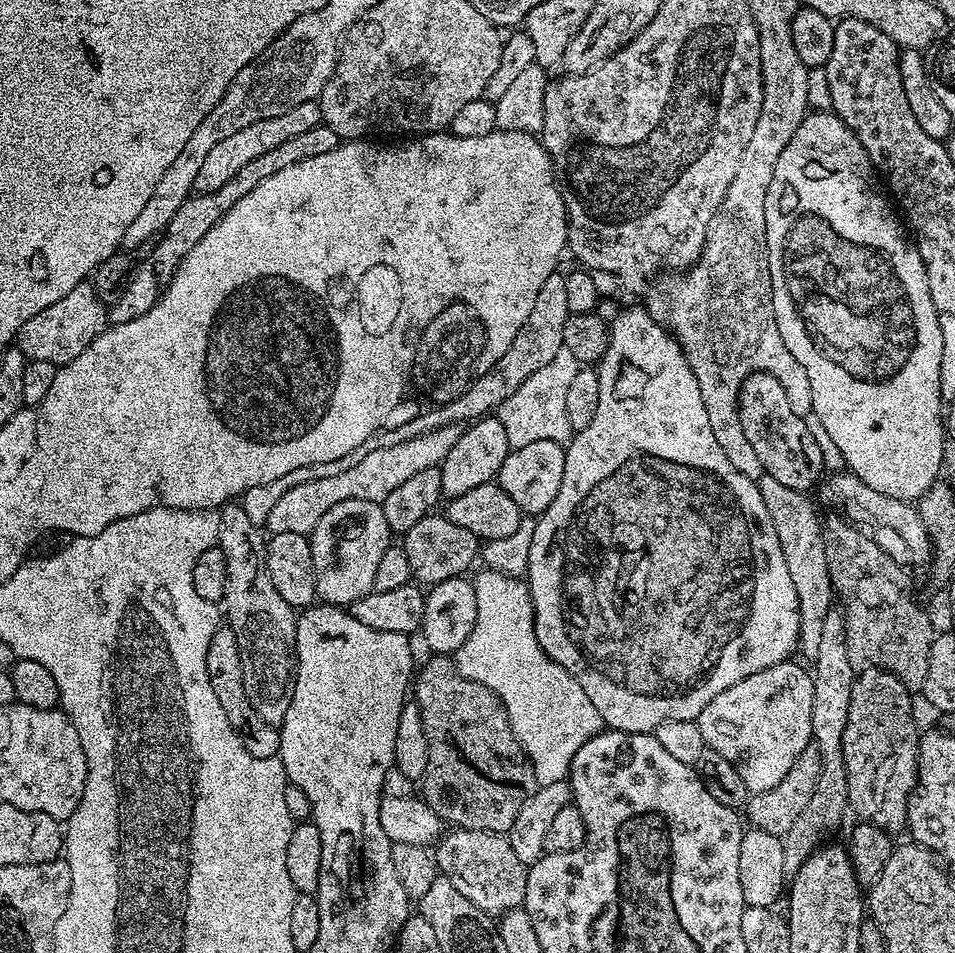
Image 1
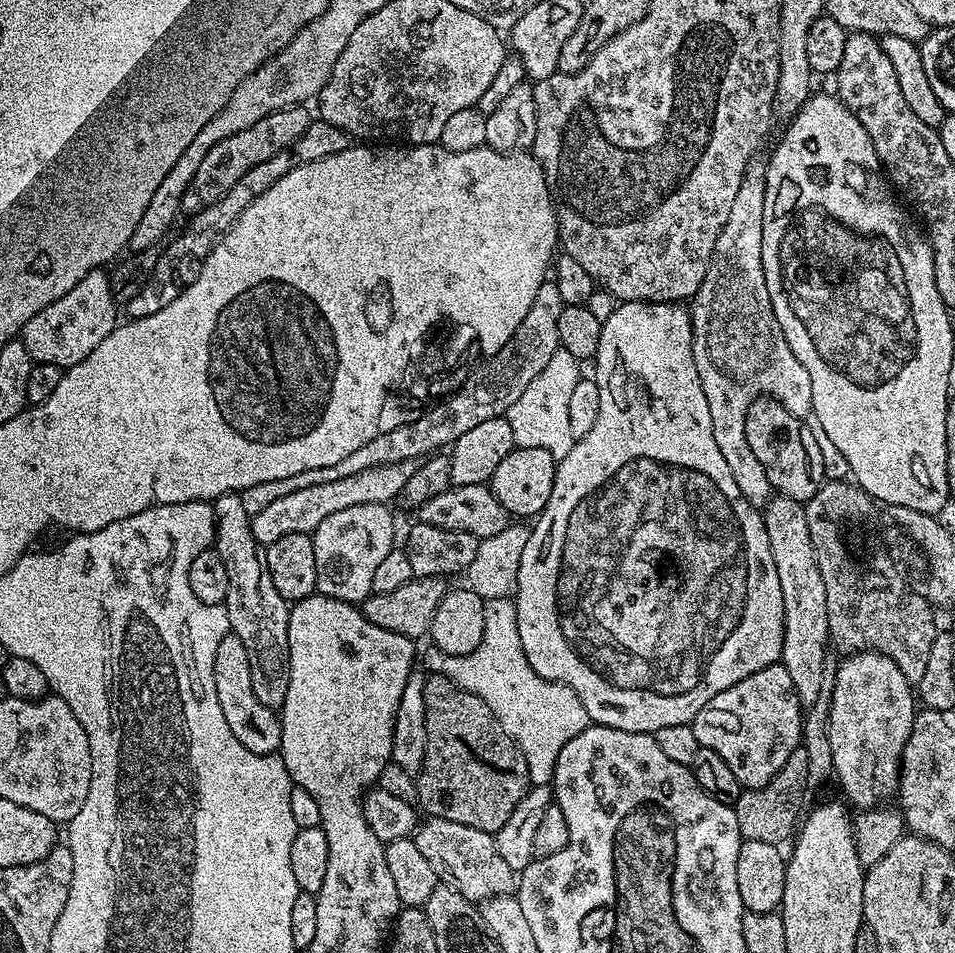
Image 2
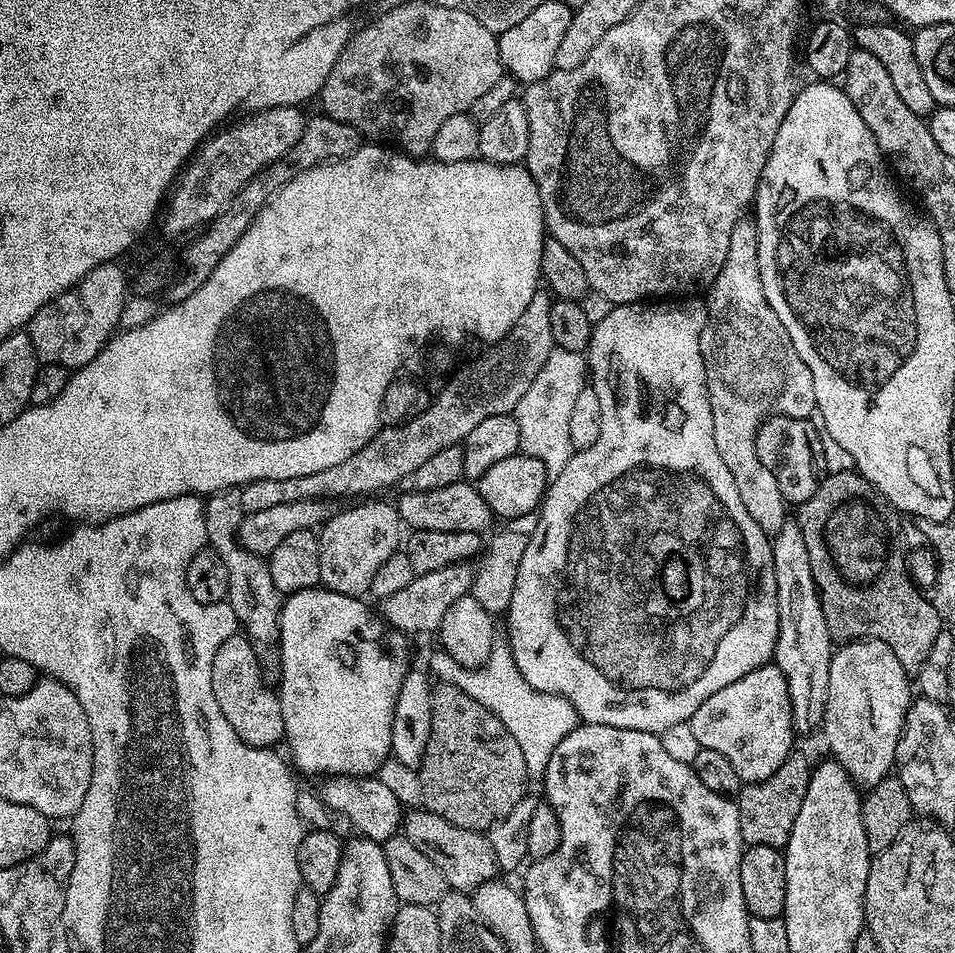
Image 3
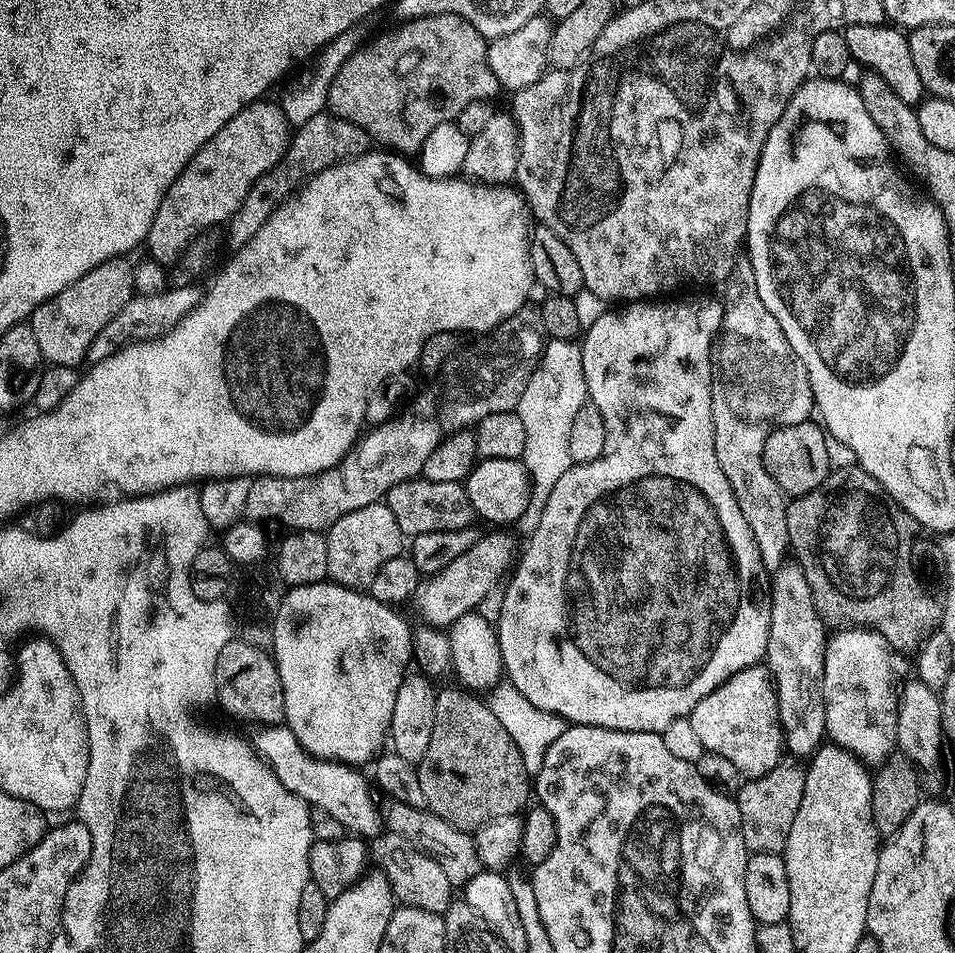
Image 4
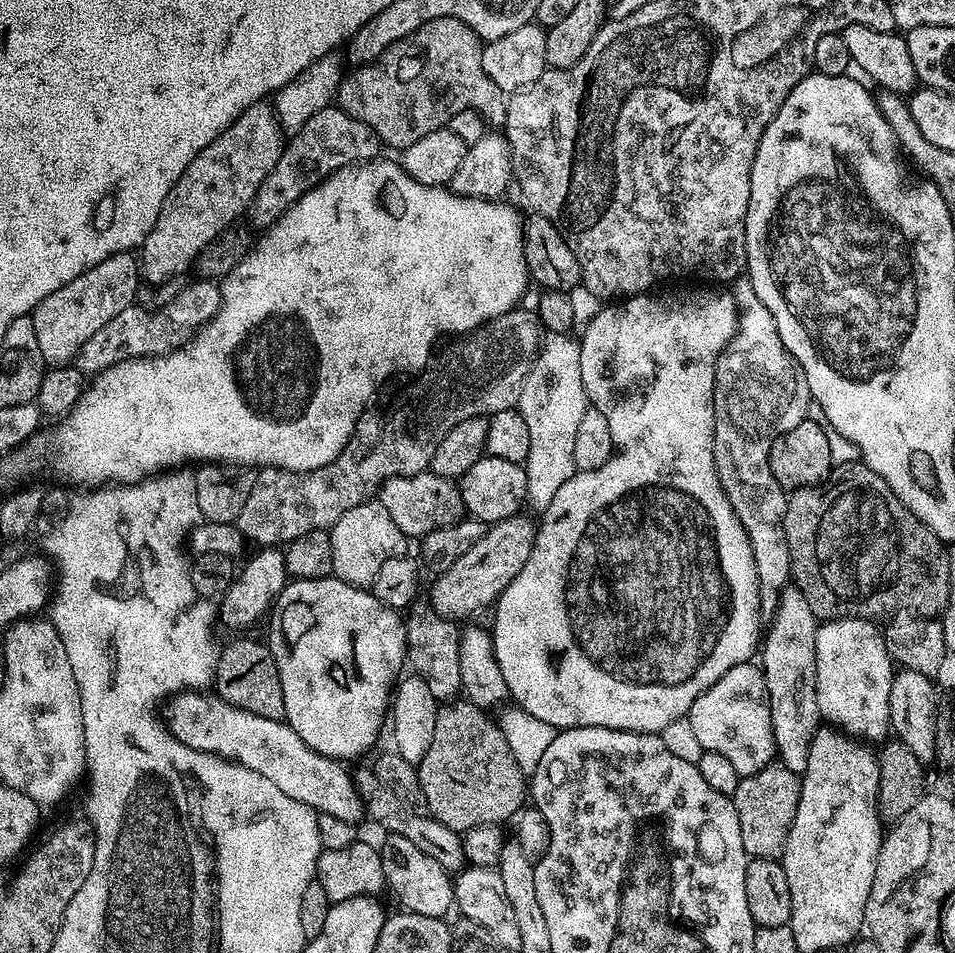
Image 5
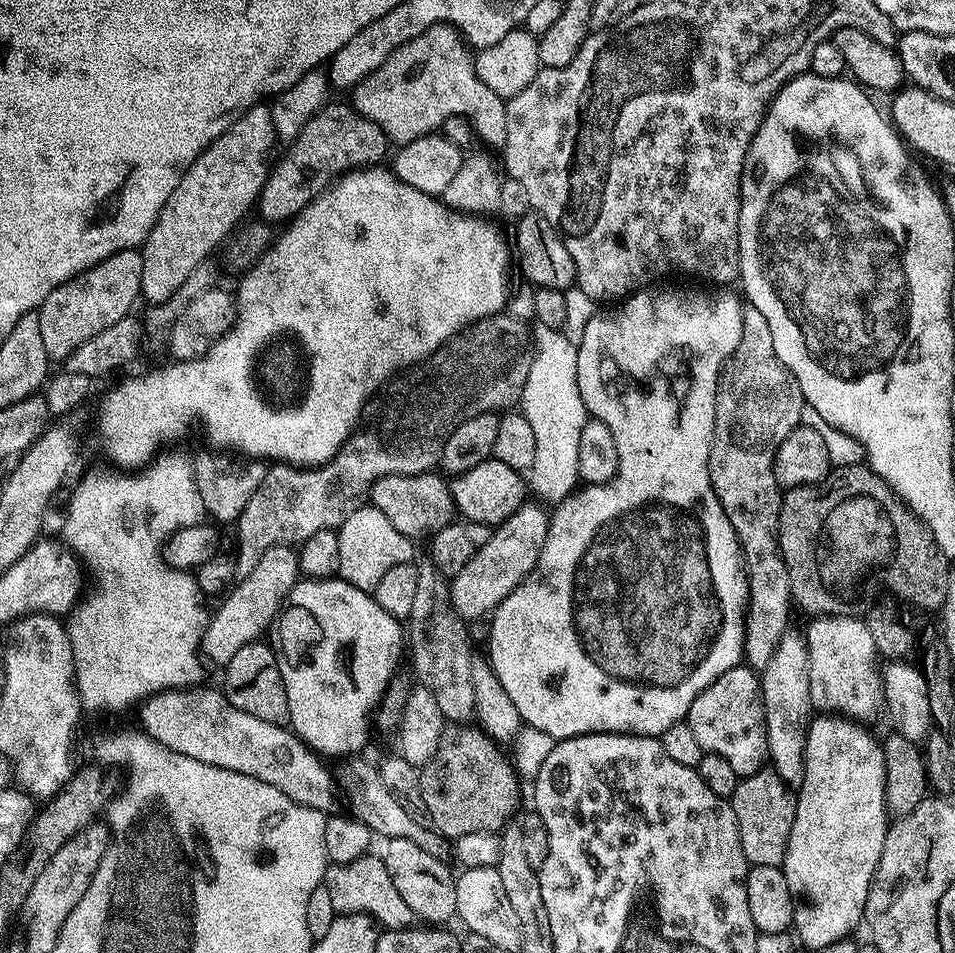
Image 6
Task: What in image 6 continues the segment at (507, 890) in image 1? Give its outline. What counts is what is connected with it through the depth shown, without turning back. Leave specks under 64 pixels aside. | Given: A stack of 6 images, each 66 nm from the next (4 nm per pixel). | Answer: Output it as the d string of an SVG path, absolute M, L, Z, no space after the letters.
M348 758L344 765L338 768L338 788L348 799L348 804L353 808L354 816L367 826L372 834L384 836L388 840L394 838L406 838L414 842L416 846L422 846L426 854L434 854L434 858L447 861L450 856L450 844L445 837L441 836L435 828L427 823L419 824L419 819L414 818L413 813L408 811L390 790L386 790L386 782L382 782L379 767L368 760L356 760L360 758Z

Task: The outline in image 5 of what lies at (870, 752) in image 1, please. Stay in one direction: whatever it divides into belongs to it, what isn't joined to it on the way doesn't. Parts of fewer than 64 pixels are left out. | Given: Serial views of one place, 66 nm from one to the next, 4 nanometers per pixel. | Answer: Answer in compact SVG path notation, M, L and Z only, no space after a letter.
M829 620L816 629L816 693L821 717L845 736L860 742L889 739L892 726L890 714L890 686L894 675L894 661L889 655L889 641L870 620Z

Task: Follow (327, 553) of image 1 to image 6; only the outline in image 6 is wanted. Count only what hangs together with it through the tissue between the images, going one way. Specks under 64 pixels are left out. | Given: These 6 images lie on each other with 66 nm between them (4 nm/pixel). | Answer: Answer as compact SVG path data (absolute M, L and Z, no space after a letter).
M361 506L353 510L339 526L338 538L339 579L369 594L375 593L379 580L394 564L407 564L413 559L413 537L402 534L382 510Z

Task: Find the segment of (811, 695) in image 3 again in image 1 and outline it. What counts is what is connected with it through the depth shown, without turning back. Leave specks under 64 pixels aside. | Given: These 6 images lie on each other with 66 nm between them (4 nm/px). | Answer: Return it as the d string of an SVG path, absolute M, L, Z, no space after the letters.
M767 474L761 475L758 483L762 502L766 502L766 514L770 514L770 522L774 522L774 534L778 534L778 546L782 546L782 554L786 558L786 570L790 574L790 582L794 582L794 590L798 594L800 611L798 648L801 653L804 651L808 658L812 658L815 657L818 642L822 638L822 622L829 610L834 607L832 579L828 573L824 549L822 516L816 513L817 505L815 503L812 505L805 493L790 490L790 486L782 486L782 482Z

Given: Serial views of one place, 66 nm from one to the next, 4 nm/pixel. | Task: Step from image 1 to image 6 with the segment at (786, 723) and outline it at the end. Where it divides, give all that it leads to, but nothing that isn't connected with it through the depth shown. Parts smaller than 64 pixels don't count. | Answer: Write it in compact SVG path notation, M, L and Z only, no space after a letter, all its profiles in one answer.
M737 666L726 670L706 690L694 698L690 706L686 723L690 730L694 730L694 738L698 738L698 746L702 746L705 752L713 752L726 762L730 762L731 768L737 778L743 778L754 774L758 769L765 767L768 760L768 739L766 738L766 726L764 725L764 701L762 699L762 680L753 669L747 666Z

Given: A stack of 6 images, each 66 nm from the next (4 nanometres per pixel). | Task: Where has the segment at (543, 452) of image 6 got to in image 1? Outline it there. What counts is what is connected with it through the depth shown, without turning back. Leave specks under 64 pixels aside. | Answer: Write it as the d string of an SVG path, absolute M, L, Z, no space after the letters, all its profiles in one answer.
M561 354L556 356L542 370L534 370L506 402L502 402L498 415L502 426L506 428L506 438L512 448L527 446L530 442L553 440L562 445L567 445L574 435L570 426L570 417L566 414L566 394L574 374L582 367L573 356Z

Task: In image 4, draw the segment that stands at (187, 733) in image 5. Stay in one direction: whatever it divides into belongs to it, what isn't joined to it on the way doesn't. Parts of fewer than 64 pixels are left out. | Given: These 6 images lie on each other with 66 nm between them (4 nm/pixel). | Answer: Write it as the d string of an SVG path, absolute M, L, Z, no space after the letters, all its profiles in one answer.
M264 726L257 732L260 733L257 734L256 741L254 740L254 747L264 763L272 769L278 780L282 782L282 786L286 786L286 790L293 792L299 800L303 800L313 809L330 814L335 821L342 824L345 830L357 837L375 838L380 835L382 831L382 808L381 805L376 805L376 800L372 797L374 788L369 777L367 775L364 777L360 773L363 771L359 767L341 764L338 760L321 760L319 756L311 756L286 726Z

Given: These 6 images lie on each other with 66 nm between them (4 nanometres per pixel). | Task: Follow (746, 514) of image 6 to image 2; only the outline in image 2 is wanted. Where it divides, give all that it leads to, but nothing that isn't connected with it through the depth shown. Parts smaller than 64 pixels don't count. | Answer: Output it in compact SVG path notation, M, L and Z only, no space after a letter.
M763 159L749 162L742 186L738 186L738 198L734 198L730 216L718 234L704 285L690 304L694 366L698 366L706 406L710 406L714 442L718 442L718 450L722 450L722 458L726 458L726 466L730 466L730 474L734 474L746 502L759 509L772 499L774 489L766 478L766 470L762 470L762 462L754 458L754 450L750 450L750 442L744 437L748 408L753 400L765 395L779 400L792 416L804 418L812 411L810 374L794 358L794 350L790 350L790 342L786 342L786 334L778 326L762 270L767 173L768 165Z

